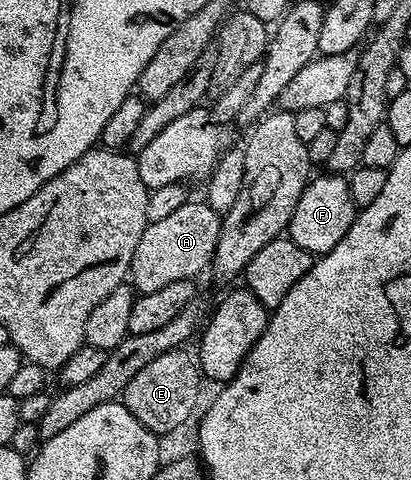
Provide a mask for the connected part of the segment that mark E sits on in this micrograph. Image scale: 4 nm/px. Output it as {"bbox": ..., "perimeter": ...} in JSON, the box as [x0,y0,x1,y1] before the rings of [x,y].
{"bbox":[120,348,204,436],"perimeter":[[[179,348],[156,356],[152,364],[140,368],[140,372],[128,380],[122,393],[120,401],[126,405],[128,412],[132,412],[132,416],[136,416],[144,428],[159,436],[180,429],[198,406],[198,389],[204,383],[204,378],[195,355],[188,351],[189,349]]]}

